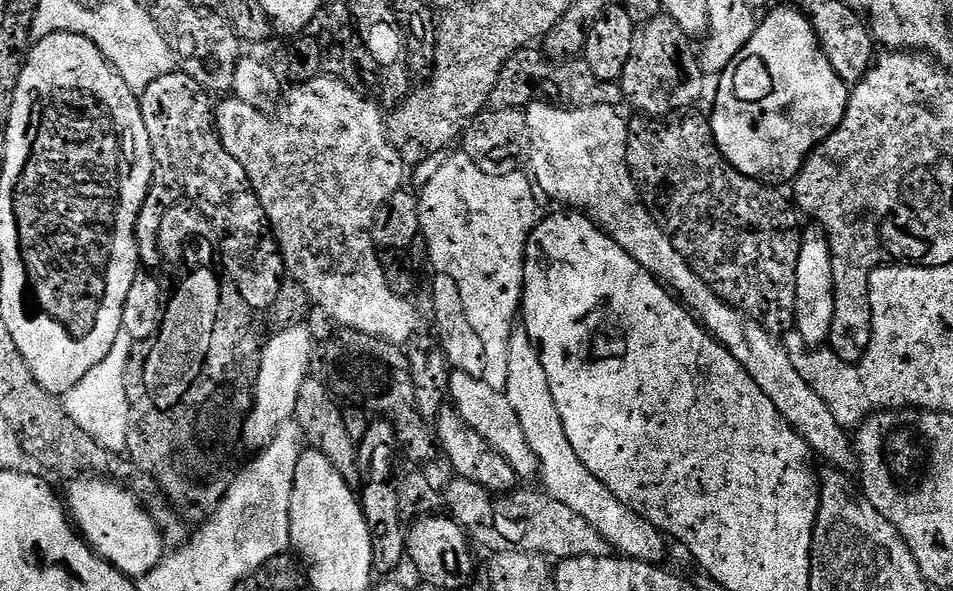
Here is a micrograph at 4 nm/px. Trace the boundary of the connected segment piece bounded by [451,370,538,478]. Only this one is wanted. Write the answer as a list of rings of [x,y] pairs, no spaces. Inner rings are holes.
[[[456,370],[451,373],[451,376],[455,379],[456,398],[460,400],[460,408],[463,409],[464,416],[467,416],[466,424],[470,425],[479,436],[486,438],[496,451],[501,452],[506,462],[510,462],[517,477],[524,478],[532,475],[535,477],[538,472],[536,455],[532,452],[518,414],[515,413],[505,393],[500,390],[495,392],[488,382],[471,377],[468,373]]]

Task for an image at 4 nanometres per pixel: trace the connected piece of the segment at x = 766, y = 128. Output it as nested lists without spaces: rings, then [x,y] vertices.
[[[774,8],[767,13],[767,15],[769,14],[768,17],[764,16],[759,21],[757,32],[750,38],[749,44],[744,48],[743,59],[735,65],[734,71],[736,70],[736,73],[732,76],[732,93],[728,97],[720,96],[717,98],[716,113],[710,116],[710,123],[712,132],[716,135],[717,146],[721,148],[724,157],[742,174],[753,176],[755,172],[762,171],[762,173],[773,178],[779,178],[779,176],[792,178],[805,167],[808,155],[817,151],[824,141],[839,128],[850,103],[850,88],[849,85],[844,85],[845,77],[836,71],[827,53],[824,52],[824,47],[820,44],[819,37],[816,36],[816,29],[812,27],[811,19],[801,9],[800,13],[796,8]]]

